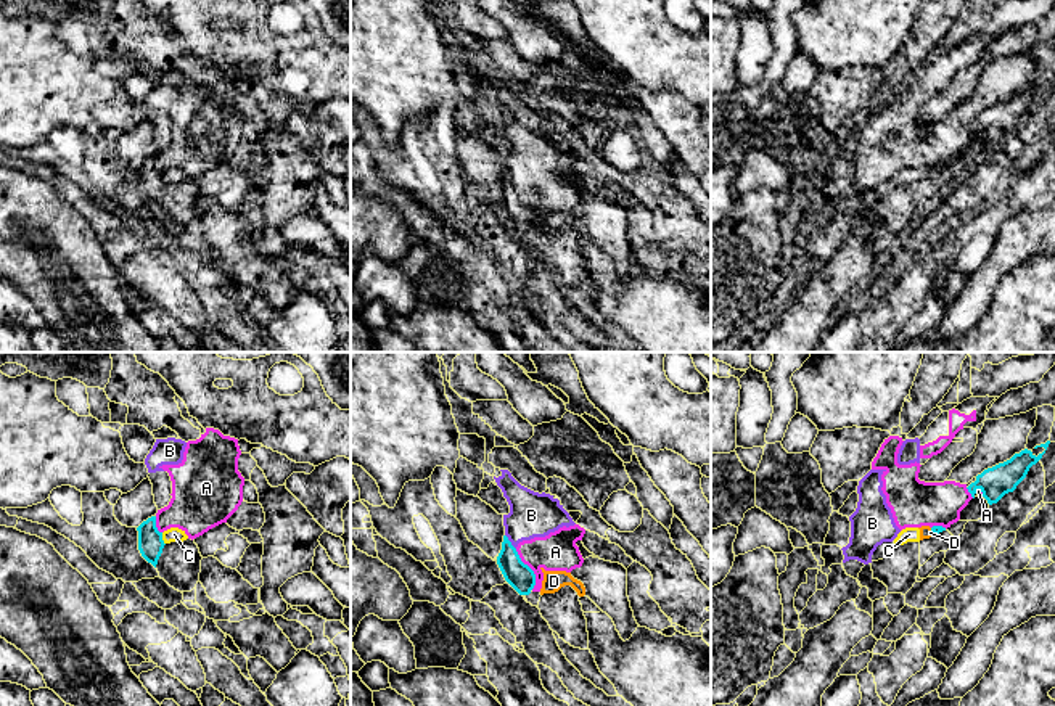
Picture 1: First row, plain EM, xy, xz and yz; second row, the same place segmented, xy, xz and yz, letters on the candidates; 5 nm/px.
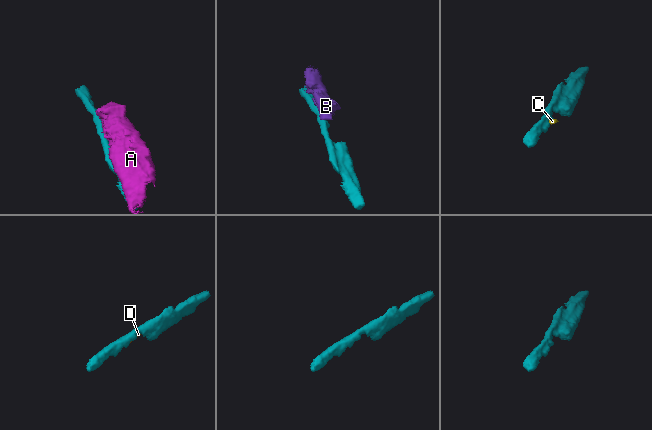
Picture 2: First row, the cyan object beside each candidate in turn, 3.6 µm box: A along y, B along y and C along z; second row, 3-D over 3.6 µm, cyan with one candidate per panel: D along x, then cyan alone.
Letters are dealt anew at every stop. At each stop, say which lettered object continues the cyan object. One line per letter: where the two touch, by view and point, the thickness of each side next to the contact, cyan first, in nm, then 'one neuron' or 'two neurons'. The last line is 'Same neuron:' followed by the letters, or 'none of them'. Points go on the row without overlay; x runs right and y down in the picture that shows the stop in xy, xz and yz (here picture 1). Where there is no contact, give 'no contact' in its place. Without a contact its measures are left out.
A: xz (531, 209) | 140/190 nm | two neurons
B: xz (510, 182) | 140/220 nm | two neurons
C: xy (161, 179) | 130/80 nm | two neurons
D: yz (931, 169) | 50/60 nm | two neurons
Same neuron: none of them

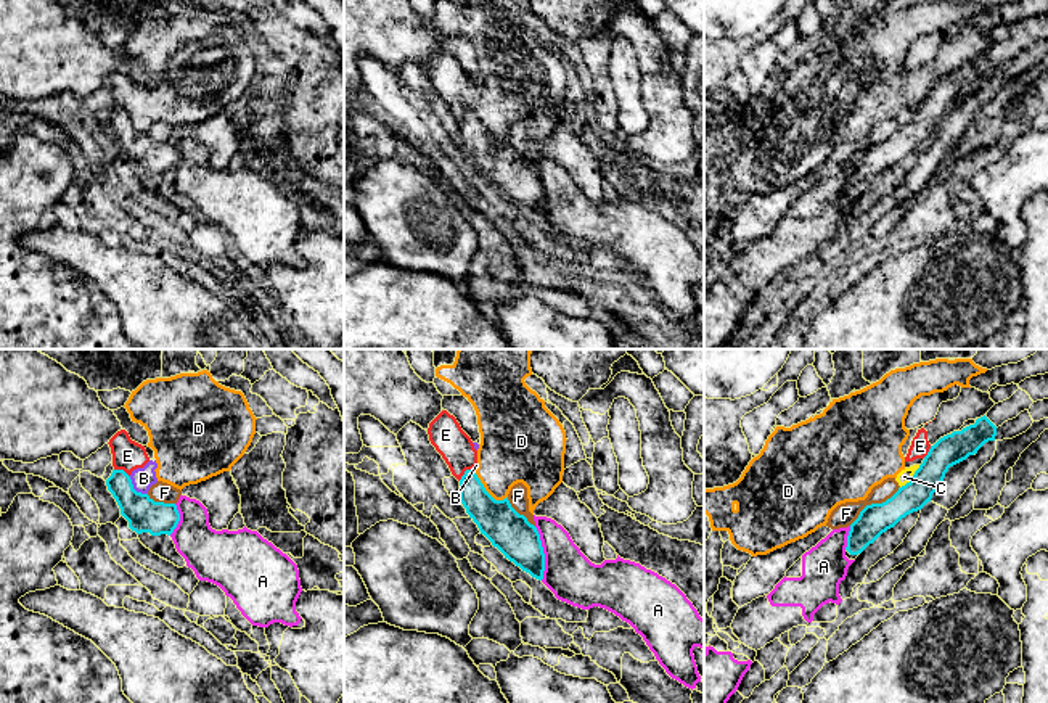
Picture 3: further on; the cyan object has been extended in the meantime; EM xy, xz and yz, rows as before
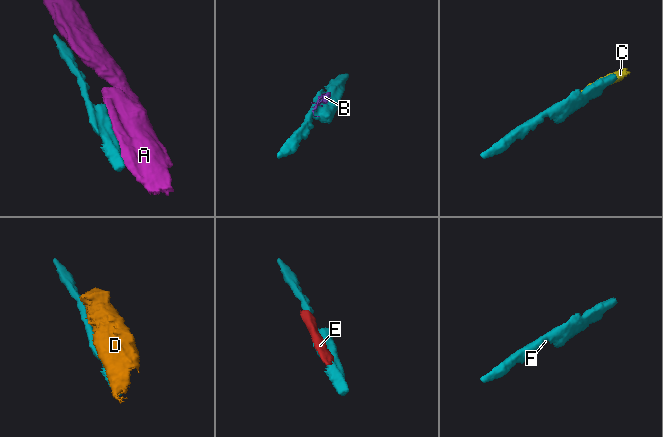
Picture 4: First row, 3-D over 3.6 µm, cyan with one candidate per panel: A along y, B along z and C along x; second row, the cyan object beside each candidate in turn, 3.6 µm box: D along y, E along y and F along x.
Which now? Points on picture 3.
A: xz (544, 193) | 200/240 nm | two neurons
B: xy (134, 129) | 170/110 nm | two neurons
C: yz (913, 116) | 150/70 nm | two neurons
D: xz (486, 131) | 200/340 nm | two neurons
E: xz (465, 113) | 170/170 nm | two neurons
F: yz (873, 143) | 160/110 nm | two neurons
Same neuron: none of them

